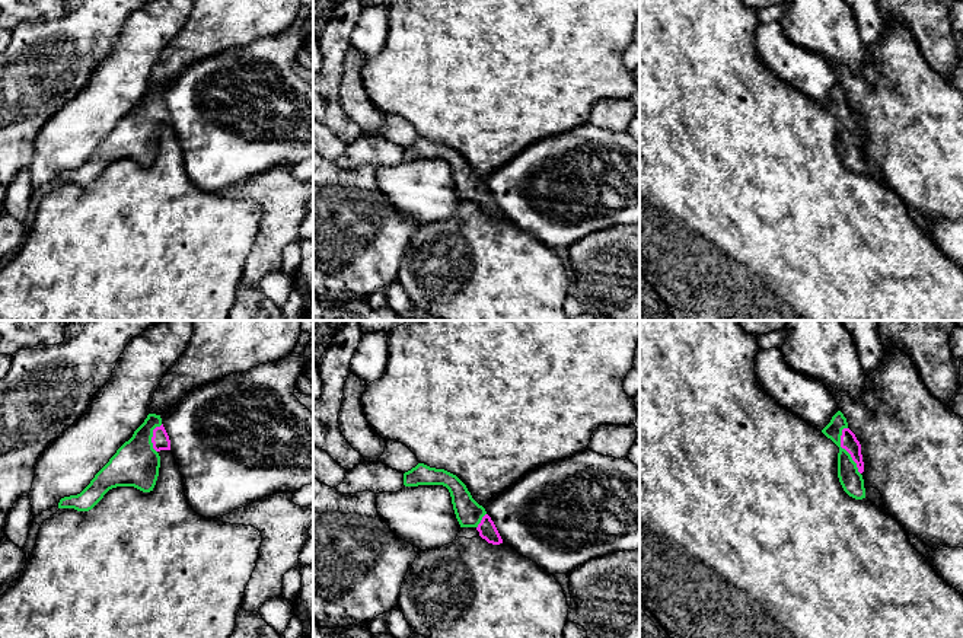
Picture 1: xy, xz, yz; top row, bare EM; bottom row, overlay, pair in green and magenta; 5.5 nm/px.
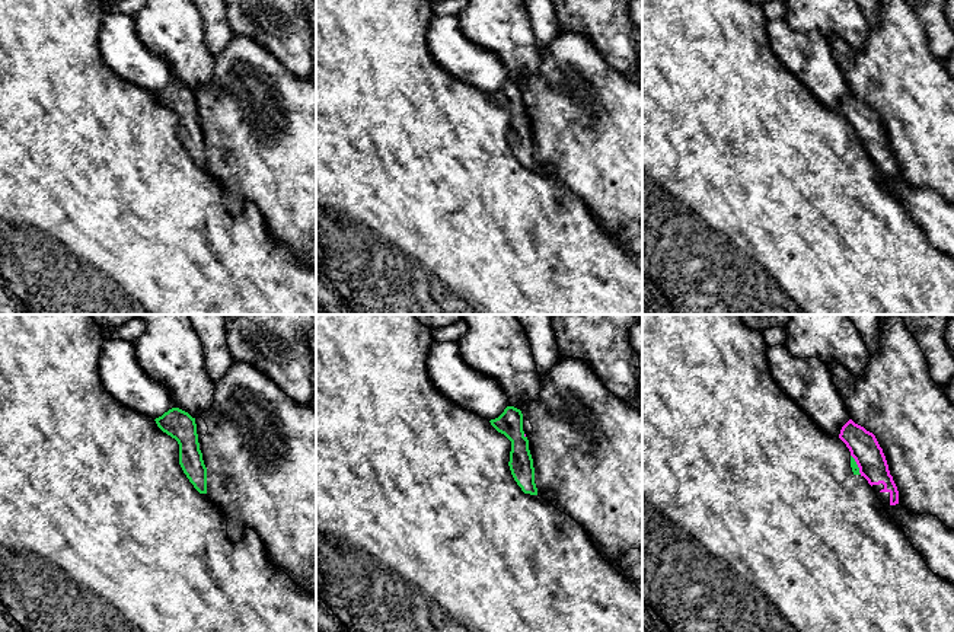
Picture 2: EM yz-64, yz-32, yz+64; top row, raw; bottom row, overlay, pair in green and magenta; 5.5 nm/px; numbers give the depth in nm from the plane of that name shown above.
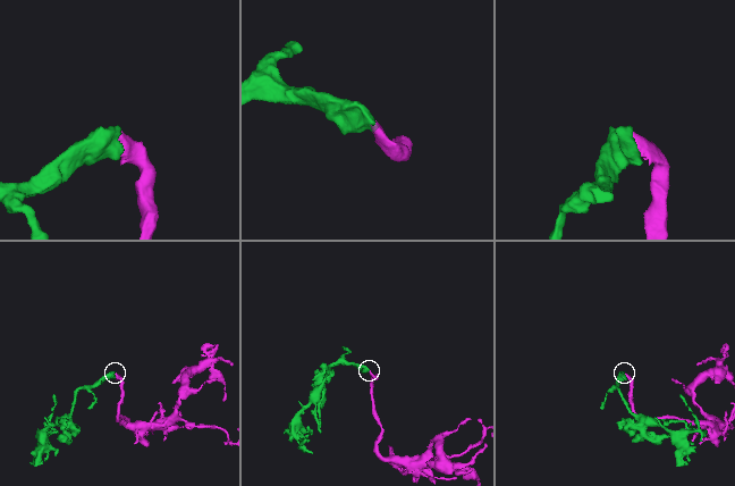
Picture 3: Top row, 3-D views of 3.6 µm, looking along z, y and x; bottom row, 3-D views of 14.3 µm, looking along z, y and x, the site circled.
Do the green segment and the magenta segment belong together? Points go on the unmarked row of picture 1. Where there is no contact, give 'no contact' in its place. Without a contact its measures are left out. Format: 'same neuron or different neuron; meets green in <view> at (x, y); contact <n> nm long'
same neuron; meets green in yz at (845, 124); contact 280 nm long

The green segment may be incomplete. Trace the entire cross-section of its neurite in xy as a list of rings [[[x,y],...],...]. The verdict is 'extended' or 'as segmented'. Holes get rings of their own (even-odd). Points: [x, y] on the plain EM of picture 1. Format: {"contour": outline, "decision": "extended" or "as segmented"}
{"contour": [[[149,87],[90,157],[77,169],[61,172],[58,182],[89,185],[109,163],[117,160],[134,160],[143,166],[153,165],[159,150],[160,124],[170,124],[170,114],[160,89]]], "decision": "extended"}

